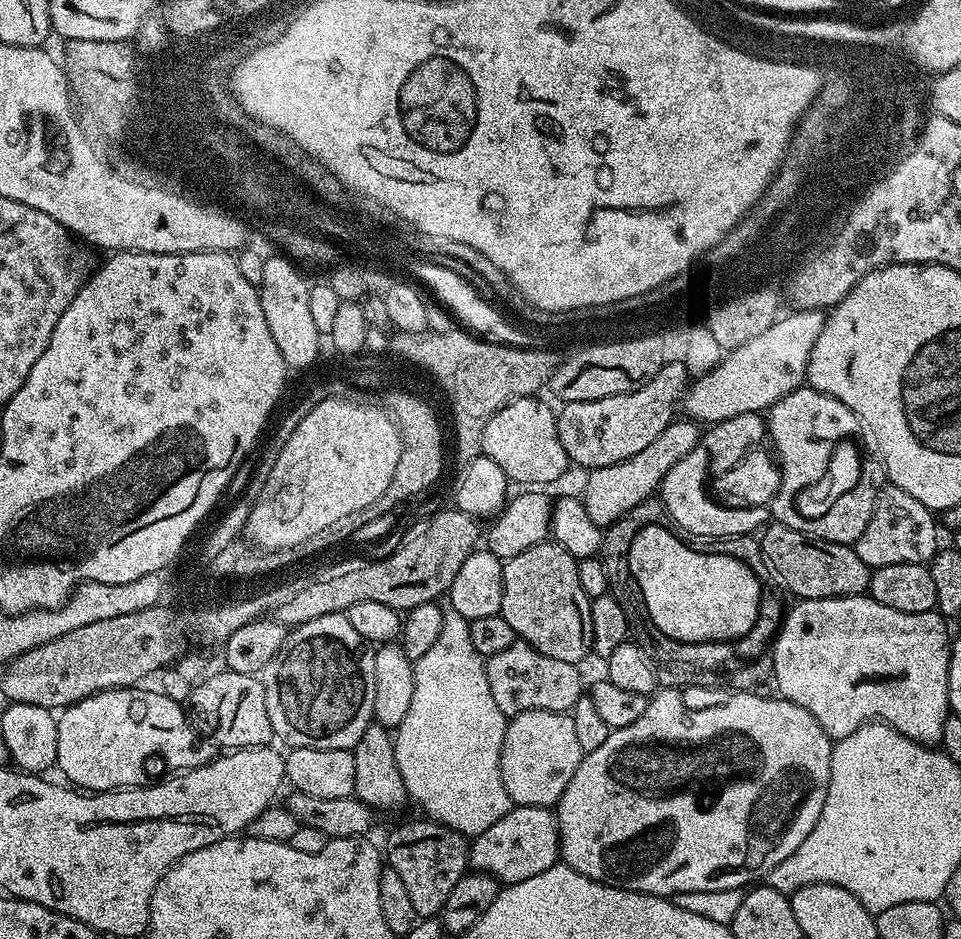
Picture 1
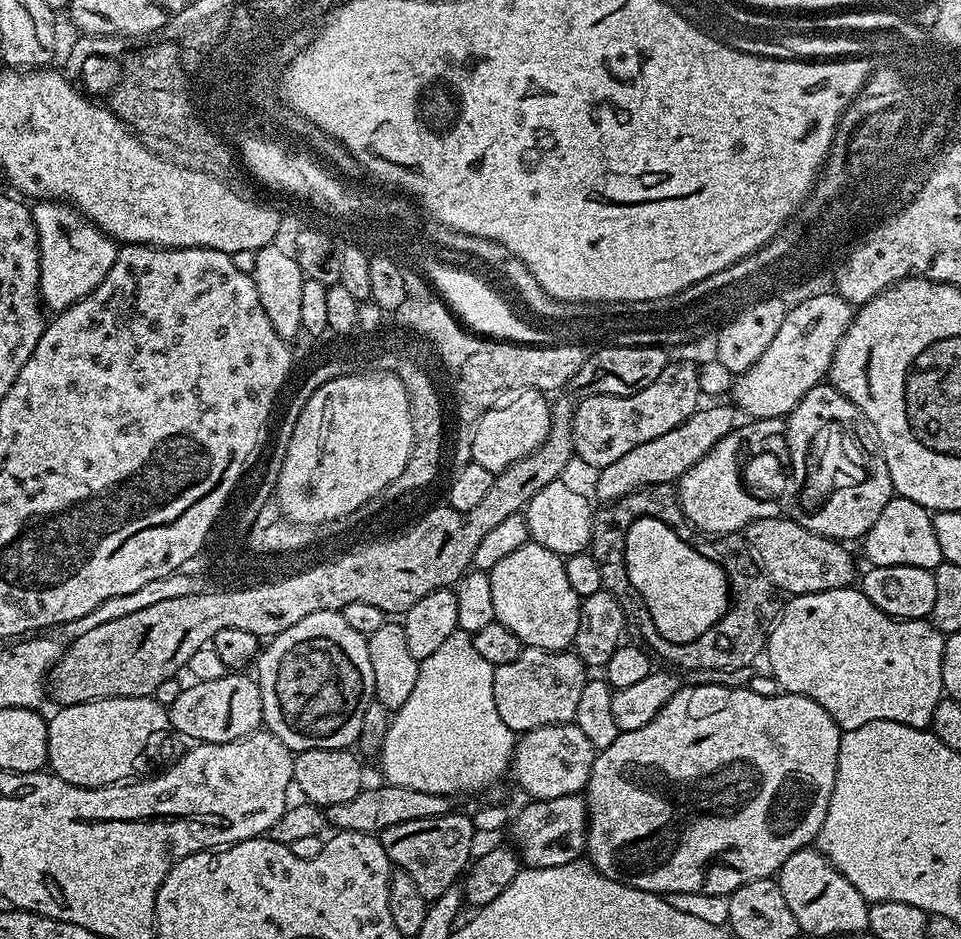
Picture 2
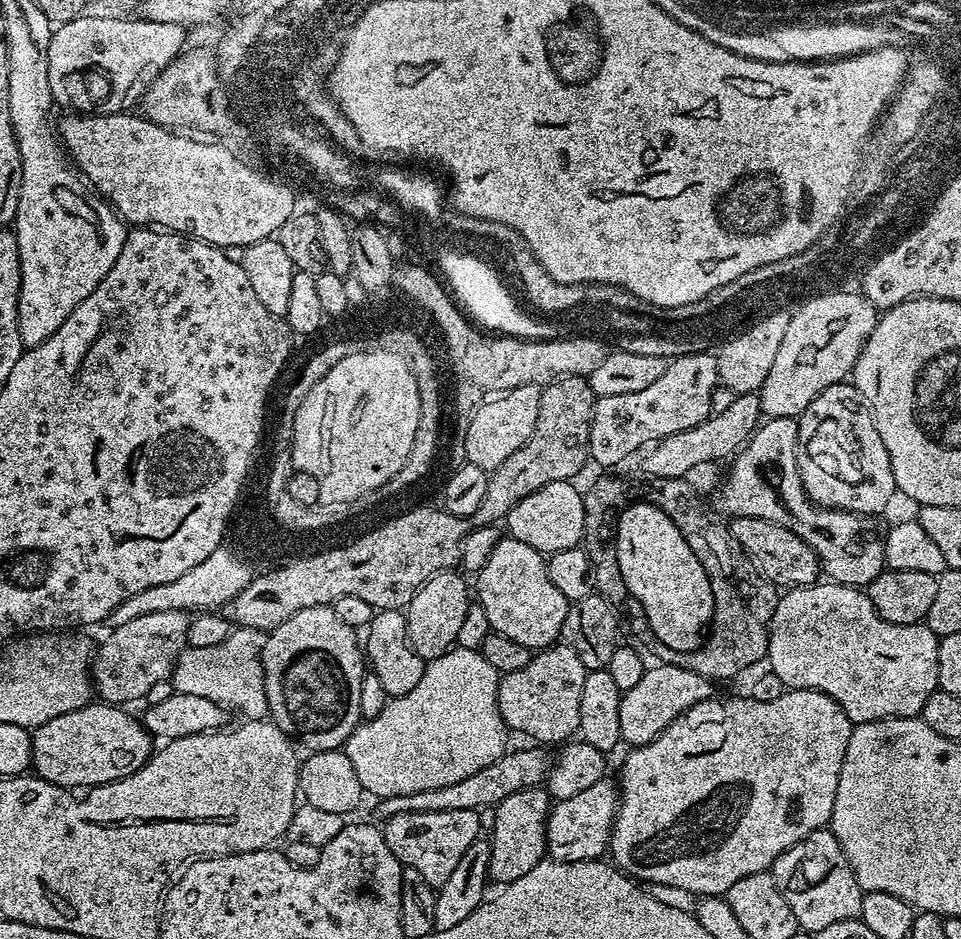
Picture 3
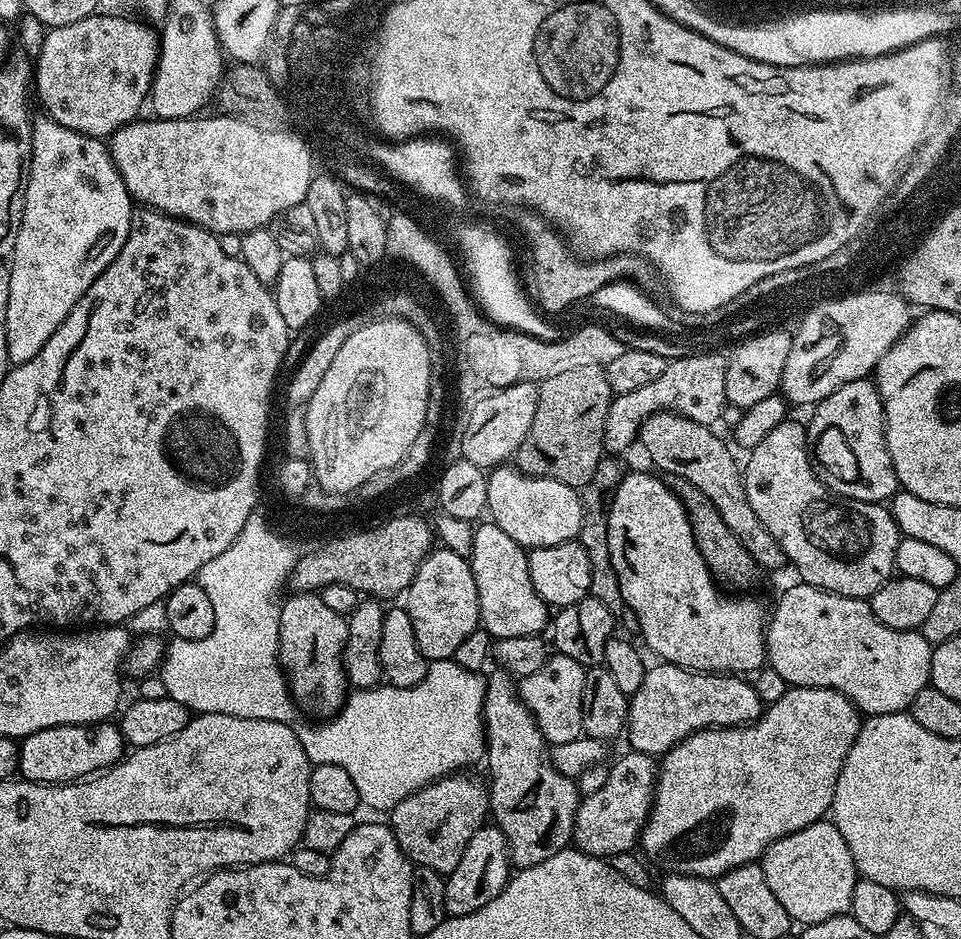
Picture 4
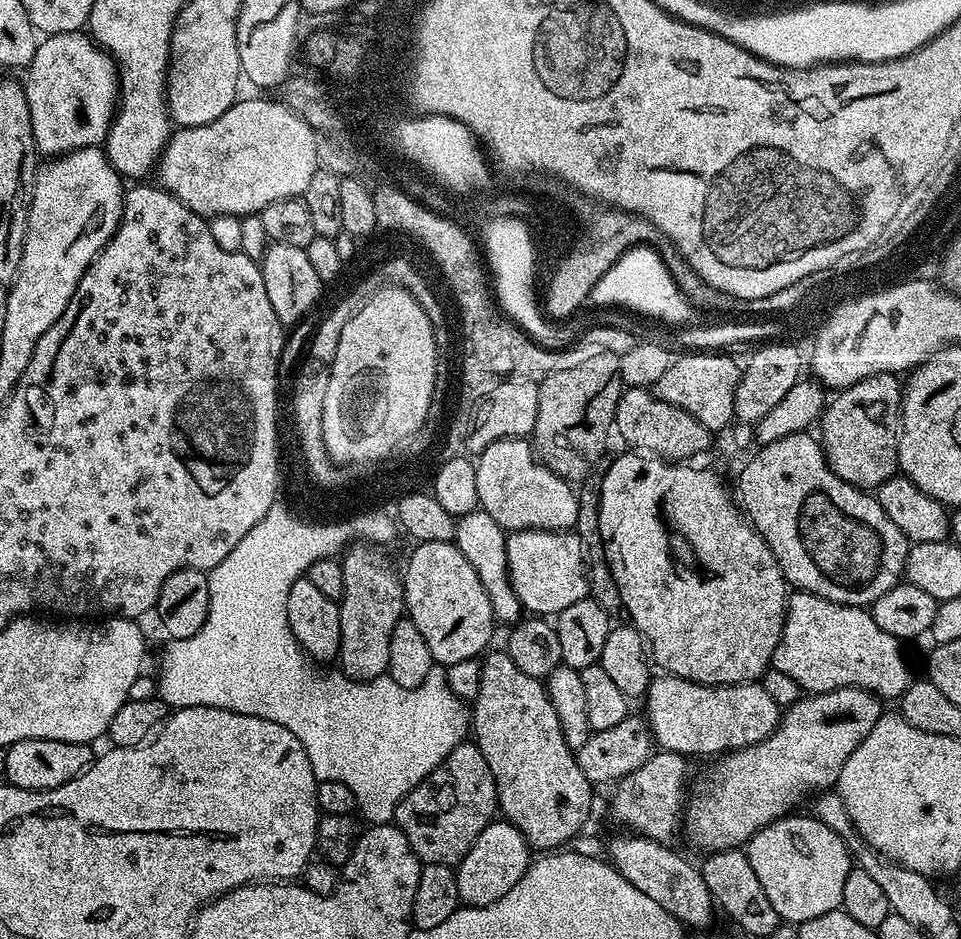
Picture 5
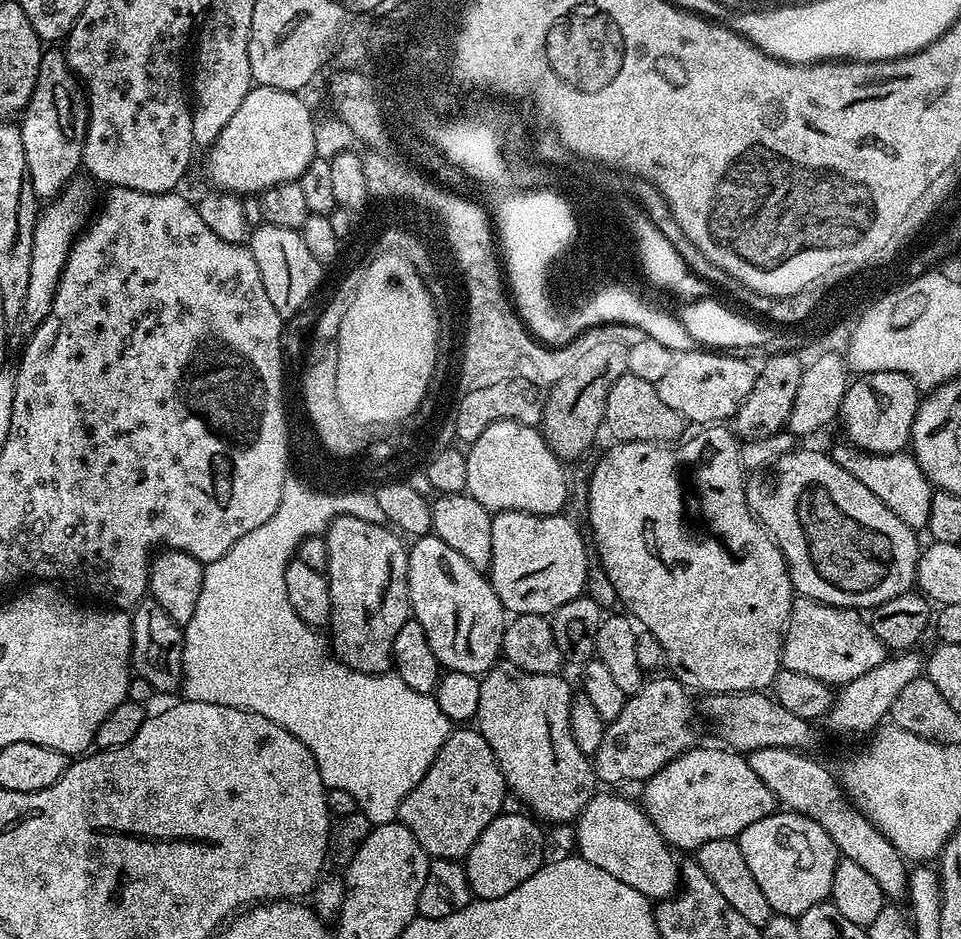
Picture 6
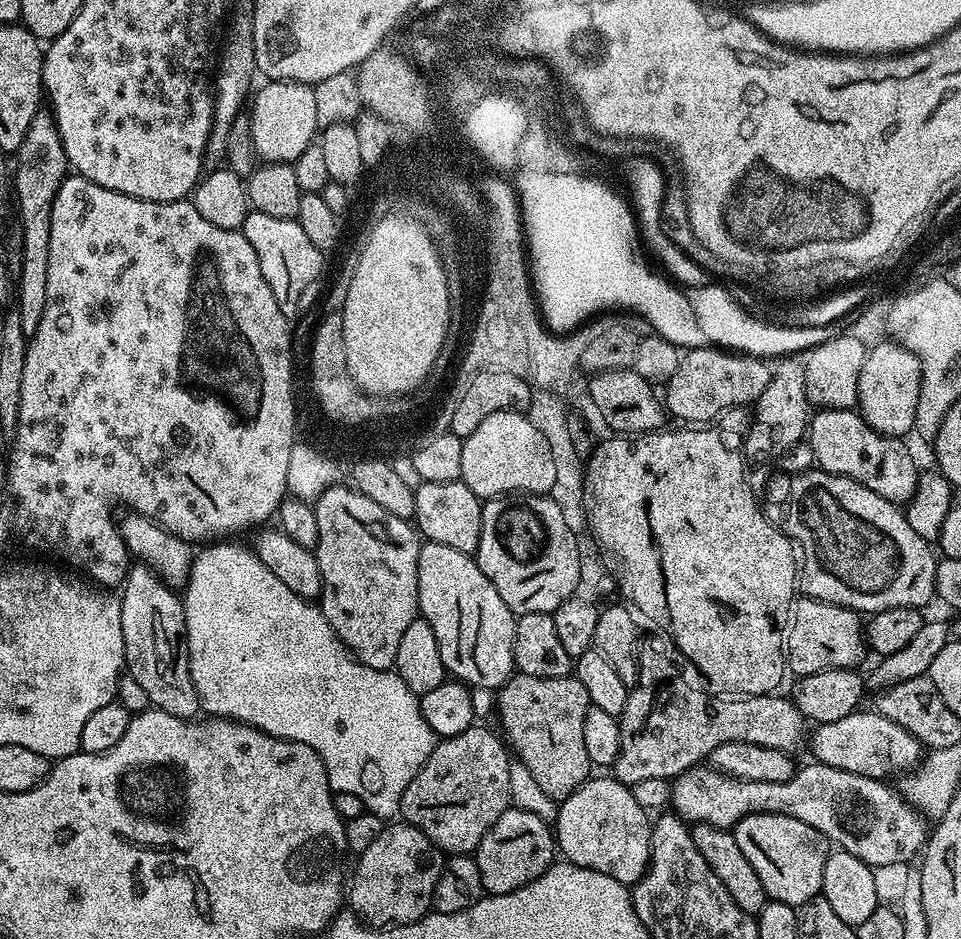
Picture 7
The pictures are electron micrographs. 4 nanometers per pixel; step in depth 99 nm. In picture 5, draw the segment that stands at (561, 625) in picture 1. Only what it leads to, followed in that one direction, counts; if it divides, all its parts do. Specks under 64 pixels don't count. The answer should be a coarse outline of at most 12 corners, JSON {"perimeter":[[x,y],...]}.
{"perimeter":[[482,510],[457,519],[456,549],[474,566],[493,621],[522,609],[508,581],[505,529]]}

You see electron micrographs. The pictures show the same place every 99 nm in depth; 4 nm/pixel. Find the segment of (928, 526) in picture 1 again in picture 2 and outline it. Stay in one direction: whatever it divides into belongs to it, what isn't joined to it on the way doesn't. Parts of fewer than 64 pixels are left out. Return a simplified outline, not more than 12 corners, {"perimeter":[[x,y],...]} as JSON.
{"perimeter":[[893,495],[862,537],[872,566],[945,563],[933,513]]}

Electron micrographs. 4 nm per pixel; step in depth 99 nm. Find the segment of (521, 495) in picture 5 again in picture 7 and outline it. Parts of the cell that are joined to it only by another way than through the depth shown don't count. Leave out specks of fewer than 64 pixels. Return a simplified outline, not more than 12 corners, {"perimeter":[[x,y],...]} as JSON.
{"perimeter":[[523,412],[463,437],[460,479],[481,498],[548,494],[553,455]]}

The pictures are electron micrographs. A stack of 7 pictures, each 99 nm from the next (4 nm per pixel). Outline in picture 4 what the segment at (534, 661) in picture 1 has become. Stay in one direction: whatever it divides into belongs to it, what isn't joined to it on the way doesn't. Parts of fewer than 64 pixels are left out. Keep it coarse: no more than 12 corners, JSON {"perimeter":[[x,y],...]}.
{"perimeter":[[552,654],[518,699],[549,745],[583,733],[585,665]]}

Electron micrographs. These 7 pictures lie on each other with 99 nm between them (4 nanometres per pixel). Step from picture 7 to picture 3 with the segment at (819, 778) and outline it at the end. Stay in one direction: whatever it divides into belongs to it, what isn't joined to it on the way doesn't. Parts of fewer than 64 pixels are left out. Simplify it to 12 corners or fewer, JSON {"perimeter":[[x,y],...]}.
{"perimeter":[[611,778],[555,801],[547,855],[562,862],[608,852],[619,802]]}

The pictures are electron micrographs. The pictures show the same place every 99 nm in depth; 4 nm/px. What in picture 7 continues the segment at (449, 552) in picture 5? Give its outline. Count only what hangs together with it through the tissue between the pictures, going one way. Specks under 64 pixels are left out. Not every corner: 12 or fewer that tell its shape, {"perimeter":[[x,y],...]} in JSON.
{"perimeter":[[421,543],[419,615],[473,689],[514,675],[517,615],[469,553]]}

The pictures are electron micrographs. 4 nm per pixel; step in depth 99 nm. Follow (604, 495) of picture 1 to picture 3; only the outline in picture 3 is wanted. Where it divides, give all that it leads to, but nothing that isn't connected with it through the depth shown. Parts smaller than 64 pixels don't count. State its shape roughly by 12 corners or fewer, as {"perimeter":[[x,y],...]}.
{"perimeter":[[760,397],[726,410],[647,449],[658,478],[736,455],[761,423]]}

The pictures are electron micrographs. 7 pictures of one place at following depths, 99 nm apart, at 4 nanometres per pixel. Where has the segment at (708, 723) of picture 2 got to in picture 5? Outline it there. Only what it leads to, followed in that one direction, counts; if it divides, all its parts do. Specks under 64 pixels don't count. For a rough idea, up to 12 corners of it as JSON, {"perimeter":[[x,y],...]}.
{"perimeter":[[804,694],[691,785],[682,836],[747,845],[835,789],[881,697]]}

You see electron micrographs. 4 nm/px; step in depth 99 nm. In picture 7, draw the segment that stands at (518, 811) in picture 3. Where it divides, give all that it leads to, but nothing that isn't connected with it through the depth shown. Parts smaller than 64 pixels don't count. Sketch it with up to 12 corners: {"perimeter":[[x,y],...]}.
{"perimeter":[[514,674],[503,739],[549,798],[589,779],[575,675]]}

